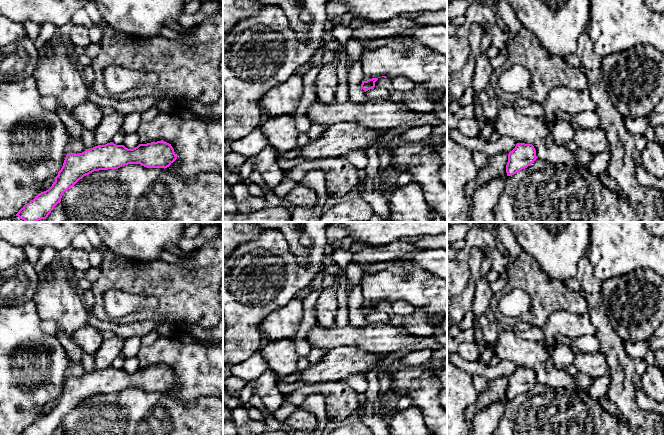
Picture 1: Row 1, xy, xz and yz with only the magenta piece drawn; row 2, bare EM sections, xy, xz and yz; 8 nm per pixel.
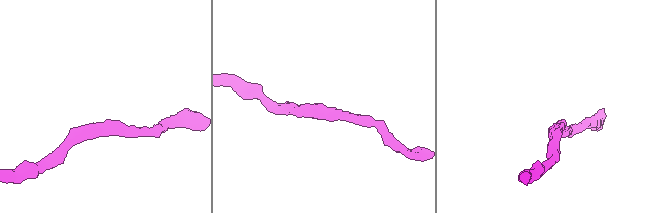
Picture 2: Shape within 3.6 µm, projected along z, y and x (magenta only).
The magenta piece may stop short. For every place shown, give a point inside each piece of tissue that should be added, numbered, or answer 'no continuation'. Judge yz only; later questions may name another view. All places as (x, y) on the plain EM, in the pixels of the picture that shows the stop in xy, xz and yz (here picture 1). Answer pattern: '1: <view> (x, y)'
no continuation

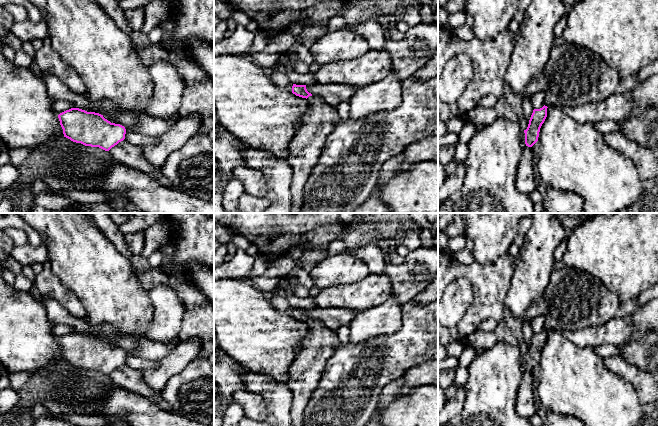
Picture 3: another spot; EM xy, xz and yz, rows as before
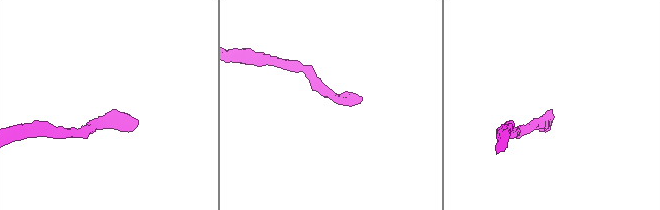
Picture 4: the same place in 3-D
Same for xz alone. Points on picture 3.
1: xz (305, 372)

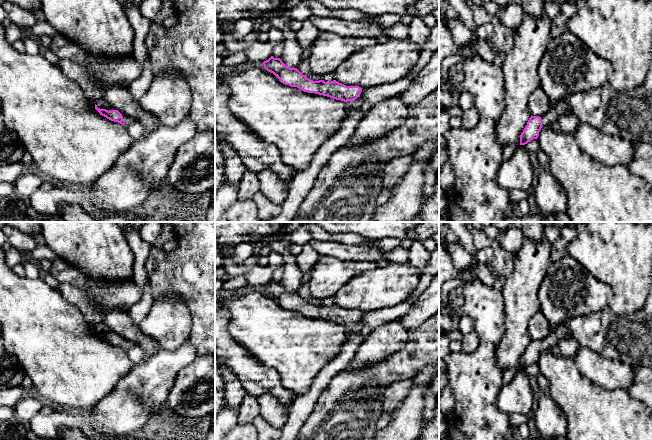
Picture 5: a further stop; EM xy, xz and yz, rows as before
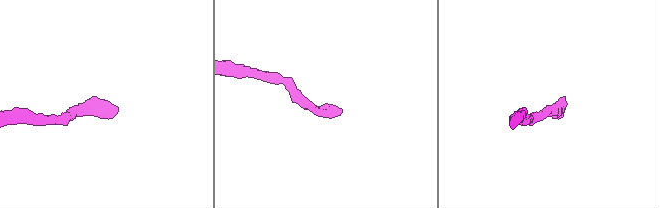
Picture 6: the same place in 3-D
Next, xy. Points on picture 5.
1: xy (100, 327)

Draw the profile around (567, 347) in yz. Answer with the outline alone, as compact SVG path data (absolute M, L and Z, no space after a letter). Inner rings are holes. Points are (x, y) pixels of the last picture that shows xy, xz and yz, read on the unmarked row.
M571 337L569 339L560 341L556 346L548 350L542 350L542 352L547 351L557 355L573 357L580 347L581 346L578 344L578 342Z

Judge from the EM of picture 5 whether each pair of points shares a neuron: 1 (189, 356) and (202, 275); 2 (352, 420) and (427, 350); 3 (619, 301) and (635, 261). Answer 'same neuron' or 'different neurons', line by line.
1: different neurons
2: same neuron
3: same neuron

